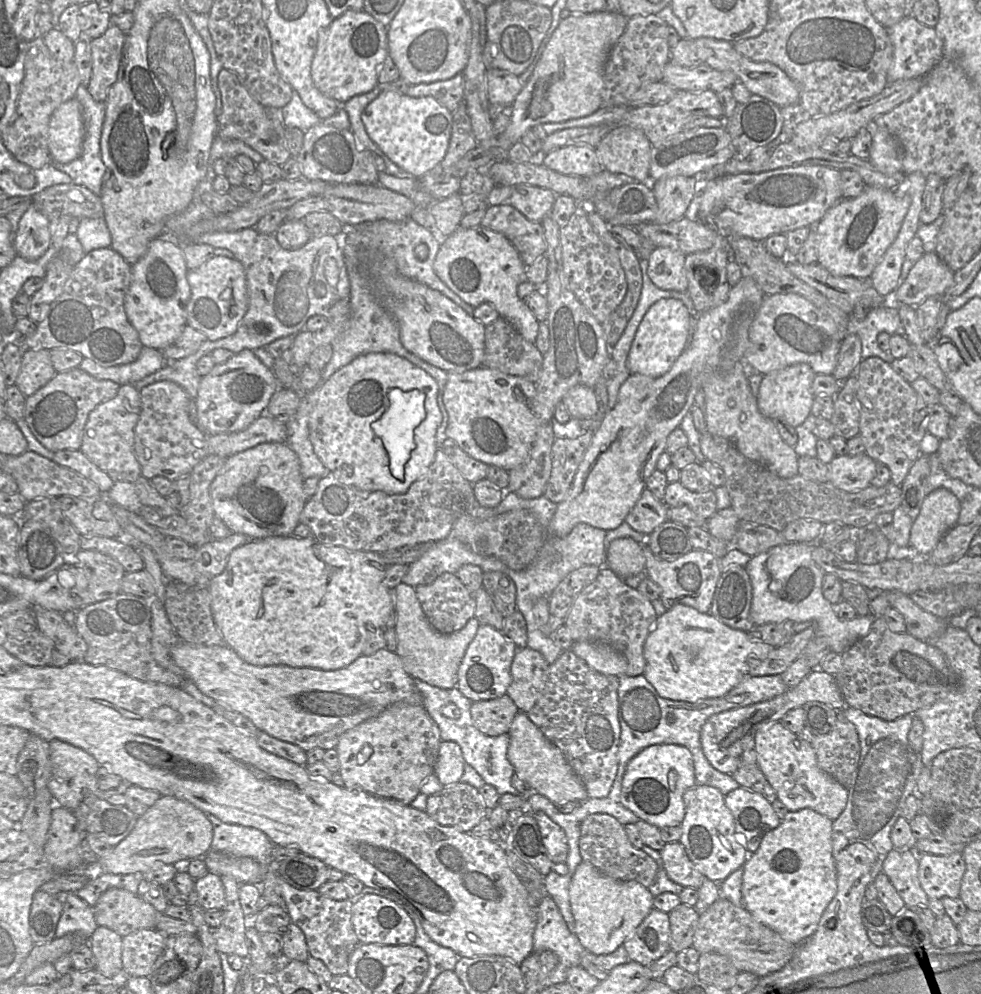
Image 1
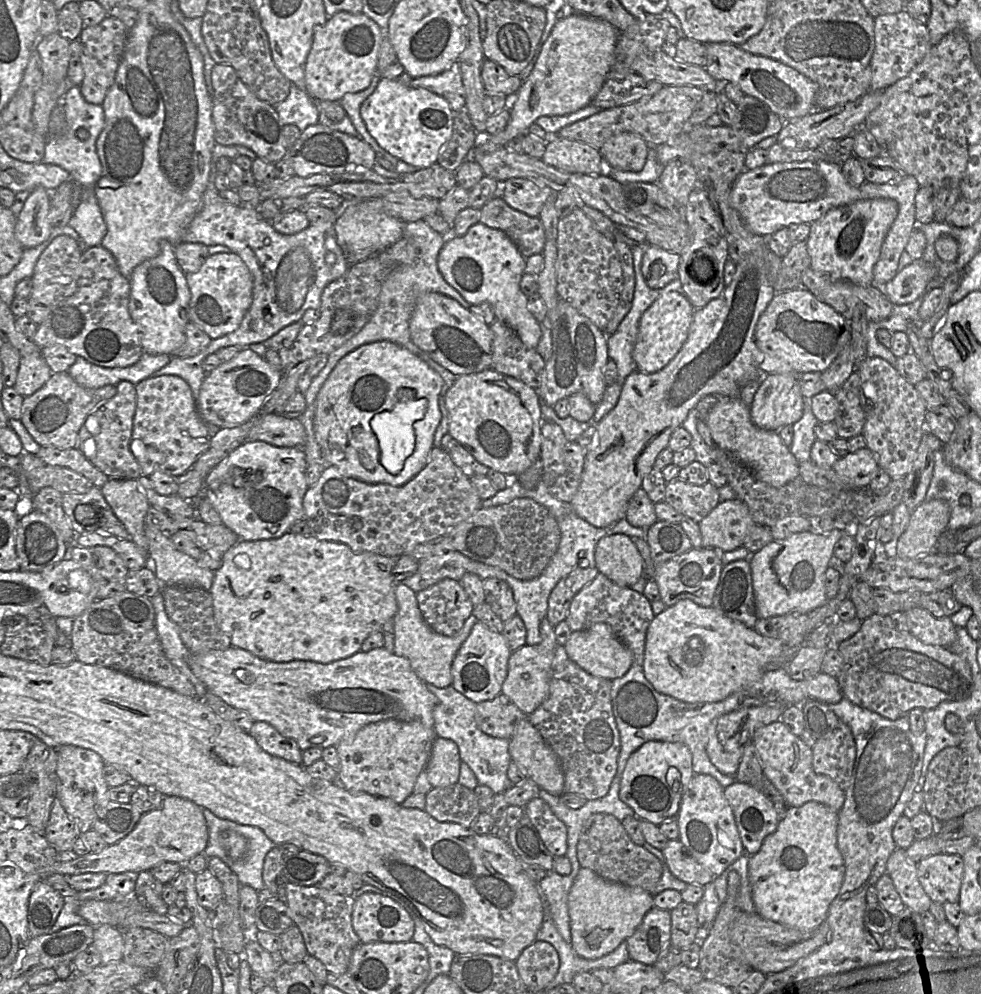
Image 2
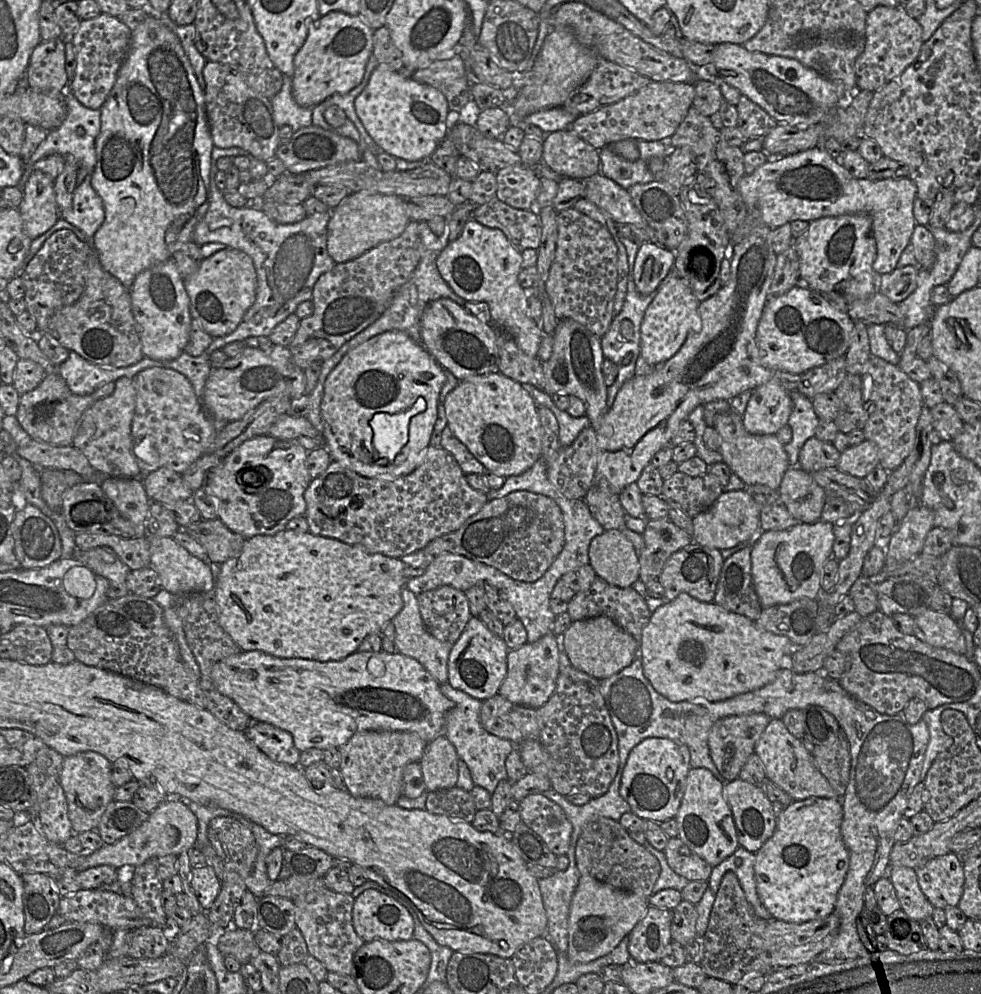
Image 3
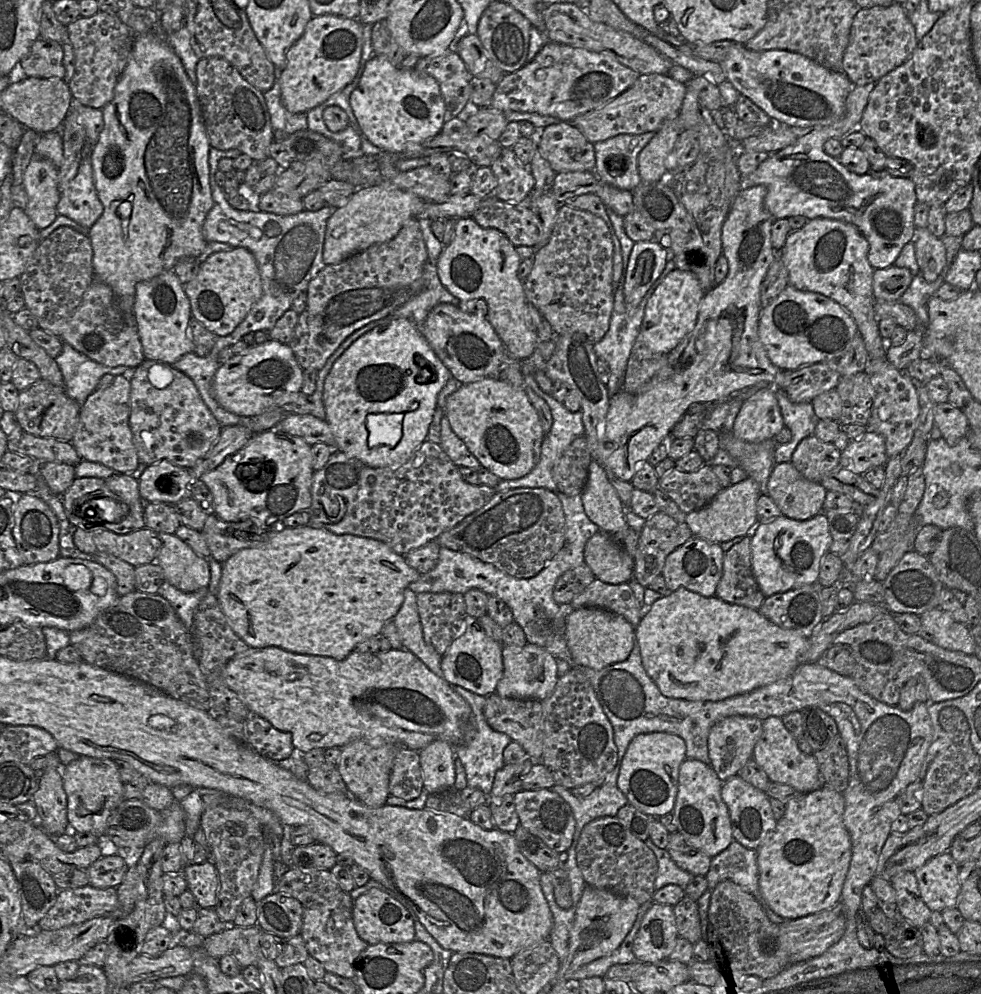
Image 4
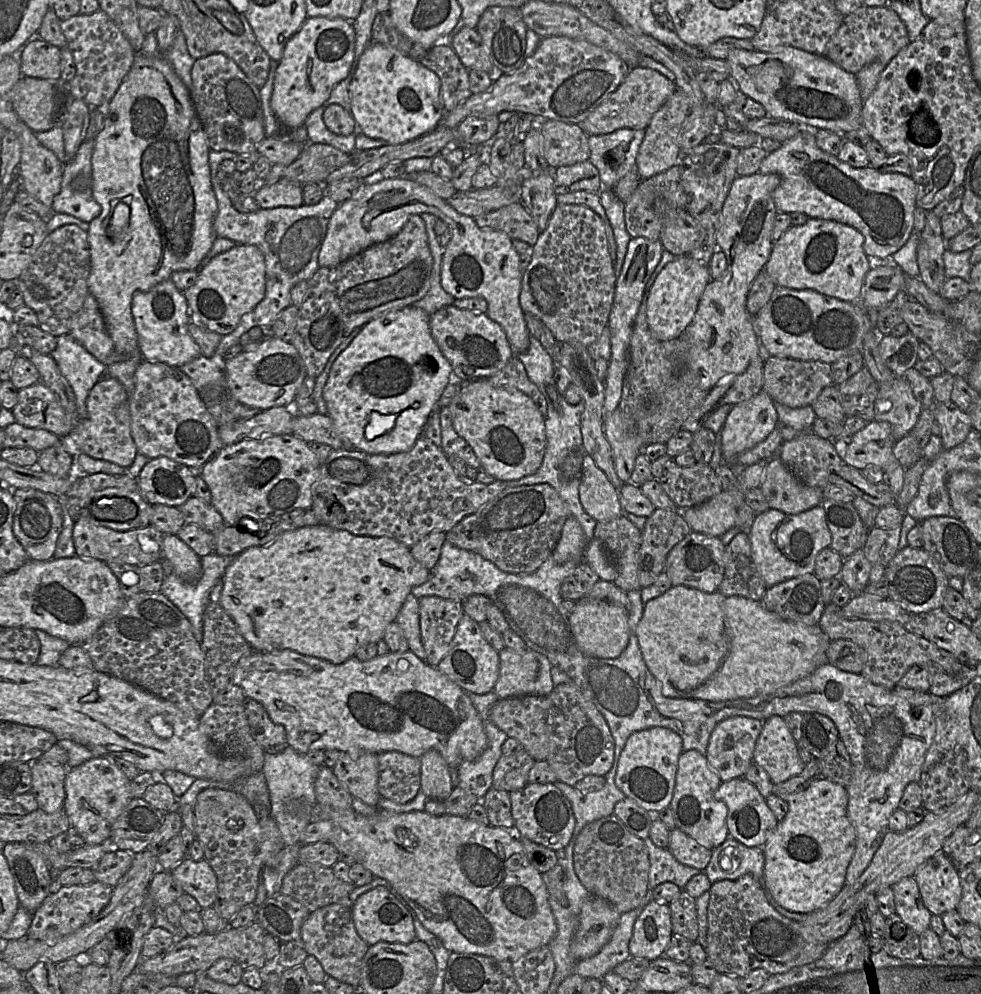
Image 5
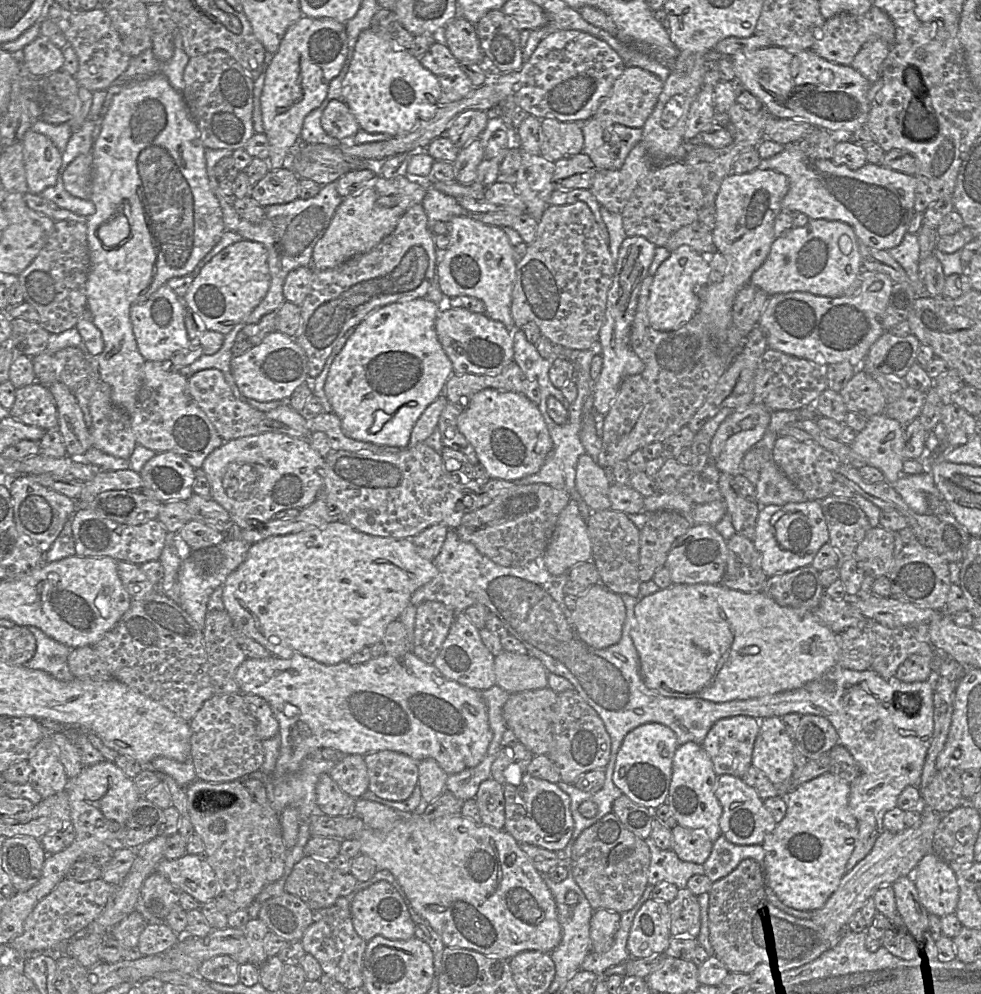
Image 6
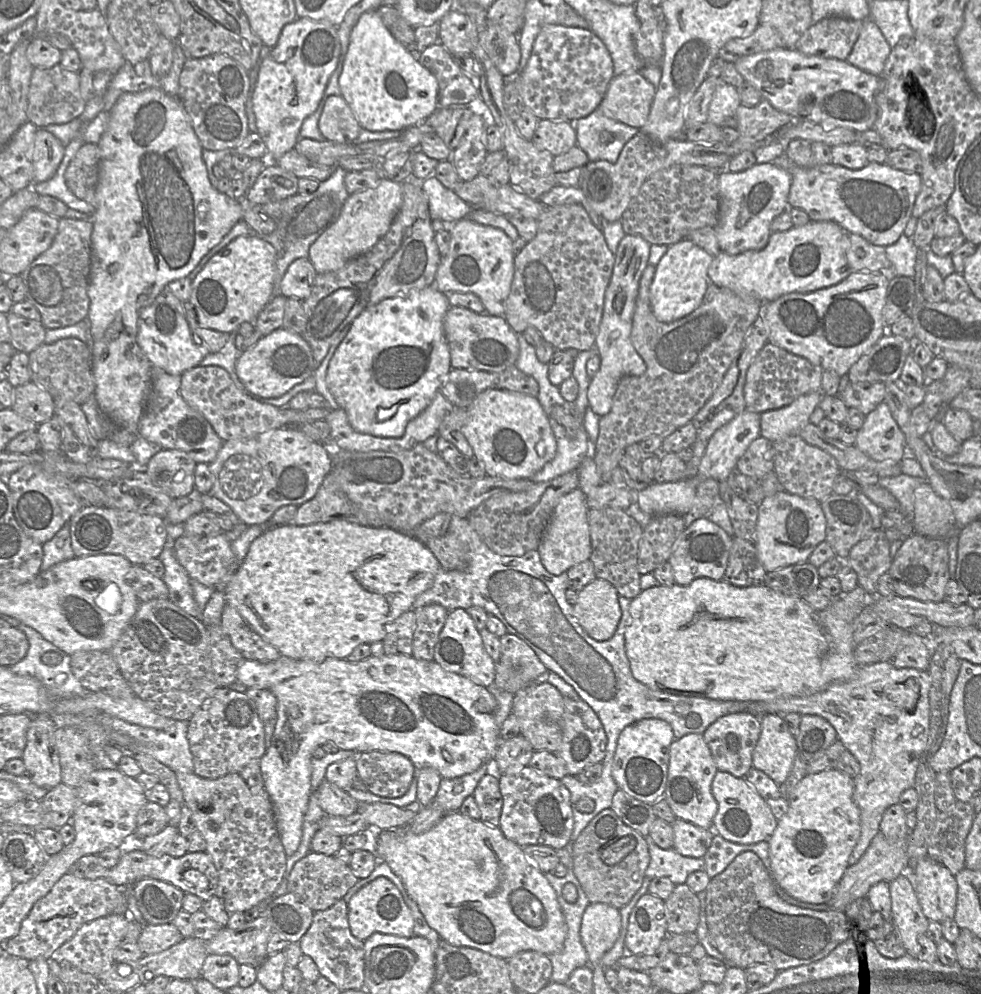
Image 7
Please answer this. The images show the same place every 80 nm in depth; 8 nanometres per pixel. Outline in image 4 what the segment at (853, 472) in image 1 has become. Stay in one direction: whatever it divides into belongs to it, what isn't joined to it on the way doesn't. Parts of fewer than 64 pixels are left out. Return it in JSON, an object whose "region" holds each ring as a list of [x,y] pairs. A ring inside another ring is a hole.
{"region":[[[867,430],[841,451],[840,467],[863,475],[872,467],[884,466],[887,461],[885,438]]]}

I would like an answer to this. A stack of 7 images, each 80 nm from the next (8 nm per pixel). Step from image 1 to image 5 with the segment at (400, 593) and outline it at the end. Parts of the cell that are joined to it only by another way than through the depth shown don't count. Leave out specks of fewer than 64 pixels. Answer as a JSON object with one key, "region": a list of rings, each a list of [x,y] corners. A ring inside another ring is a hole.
{"region":[[[410,593],[395,621],[402,628],[409,644],[409,650],[421,660],[426,660],[426,653],[421,642],[419,601]]]}

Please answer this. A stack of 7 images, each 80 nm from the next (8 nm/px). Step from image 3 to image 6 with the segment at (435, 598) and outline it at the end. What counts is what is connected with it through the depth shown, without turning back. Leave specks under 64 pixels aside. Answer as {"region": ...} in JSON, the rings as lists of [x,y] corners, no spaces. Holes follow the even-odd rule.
{"region":[[[426,601],[417,606],[413,653],[433,664],[454,622],[456,611],[439,601]]]}

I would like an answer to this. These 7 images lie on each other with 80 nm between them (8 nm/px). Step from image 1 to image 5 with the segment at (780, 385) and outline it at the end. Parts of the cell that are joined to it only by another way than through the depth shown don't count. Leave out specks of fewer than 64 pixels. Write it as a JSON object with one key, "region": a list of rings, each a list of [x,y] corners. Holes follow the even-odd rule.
{"region":[[[765,392],[734,405],[719,433],[723,463],[731,462],[742,452],[752,449],[762,442],[780,425],[779,417],[772,398]]]}

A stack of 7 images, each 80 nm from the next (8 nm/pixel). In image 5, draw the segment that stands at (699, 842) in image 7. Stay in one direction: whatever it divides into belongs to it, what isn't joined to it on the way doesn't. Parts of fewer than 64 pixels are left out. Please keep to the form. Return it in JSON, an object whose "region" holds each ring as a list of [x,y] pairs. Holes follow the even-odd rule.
{"region":[[[679,828],[670,832],[668,849],[680,863],[700,872],[704,872],[712,856],[712,850],[700,845]]]}

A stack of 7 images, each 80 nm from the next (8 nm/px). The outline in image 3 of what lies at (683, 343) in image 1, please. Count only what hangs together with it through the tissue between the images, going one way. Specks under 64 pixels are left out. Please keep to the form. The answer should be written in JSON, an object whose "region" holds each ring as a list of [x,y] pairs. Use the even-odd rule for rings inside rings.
{"region":[[[678,275],[664,286],[659,286],[659,291],[647,307],[641,323],[640,356],[648,364],[663,364],[679,351],[690,332],[700,331],[699,304],[688,282]]]}

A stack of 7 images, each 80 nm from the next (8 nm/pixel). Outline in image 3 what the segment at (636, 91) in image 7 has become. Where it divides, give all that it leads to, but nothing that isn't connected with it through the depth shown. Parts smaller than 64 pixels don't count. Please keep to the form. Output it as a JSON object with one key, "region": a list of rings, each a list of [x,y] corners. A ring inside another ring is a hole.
{"region":[[[650,81],[639,91],[614,104],[578,116],[568,129],[597,150],[625,139],[668,141],[686,117],[694,97],[693,83]]]}

